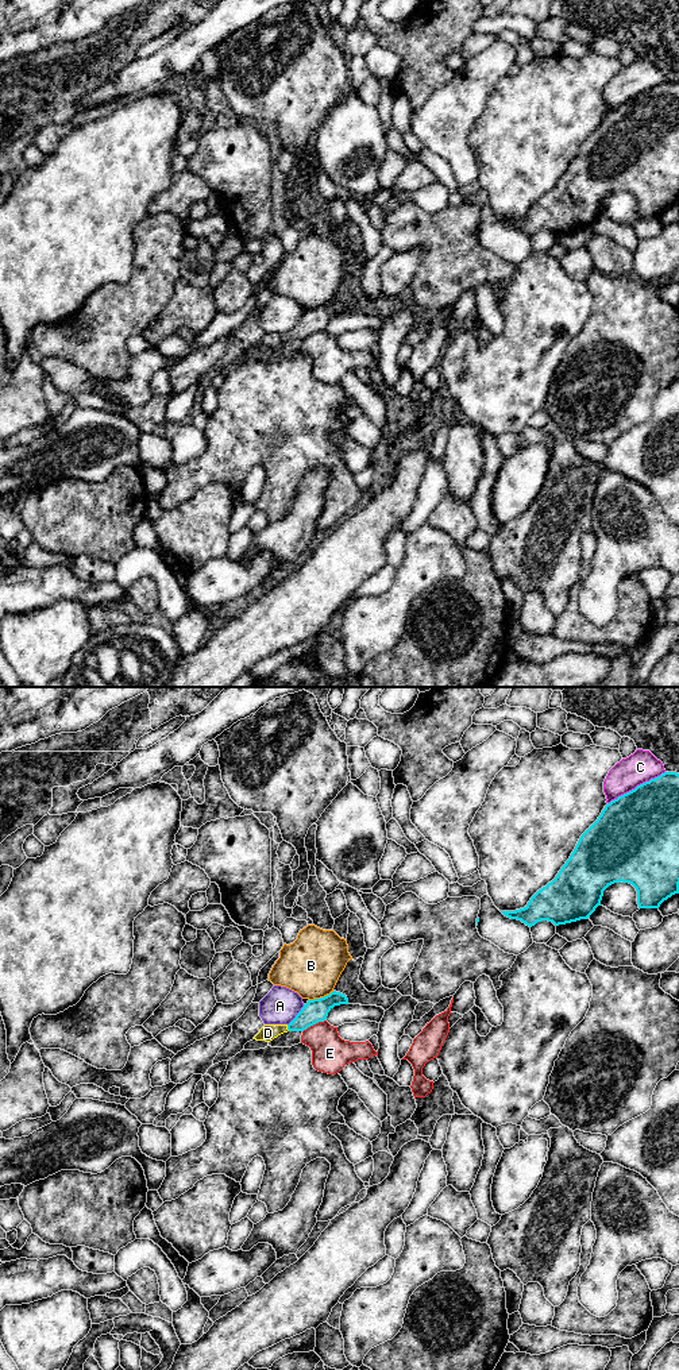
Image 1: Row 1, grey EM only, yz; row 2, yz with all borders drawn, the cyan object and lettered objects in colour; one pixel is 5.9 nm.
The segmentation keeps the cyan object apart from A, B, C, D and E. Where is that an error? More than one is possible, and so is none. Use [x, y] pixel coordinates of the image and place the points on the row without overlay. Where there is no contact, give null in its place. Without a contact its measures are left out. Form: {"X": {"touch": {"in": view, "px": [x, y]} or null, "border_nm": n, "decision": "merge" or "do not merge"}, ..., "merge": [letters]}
{"A": {"touch": {"in": "yz", "px": [296, 324]}, "border_nm": 160, "decision": "do not merge"}, "B": {"touch": {"in": "yz", "px": [321, 307]}, "border_nm": 160, "decision": "do not merge"}, "C": {"touch": {"in": "yz", "px": [637, 95]}, "border_nm": 400, "decision": "do not merge"}, "D": {"touch": {"in": "yz", "px": [288, 336]}, "border_nm": 40, "decision": "merge"}, "E": {"touch": {"in": "yz", "px": [313, 332]}, "border_nm": 150, "decision": "do not merge"}, "merge": ["D"]}

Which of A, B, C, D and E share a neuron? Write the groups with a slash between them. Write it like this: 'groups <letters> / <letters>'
groups A / B / C / D / E

